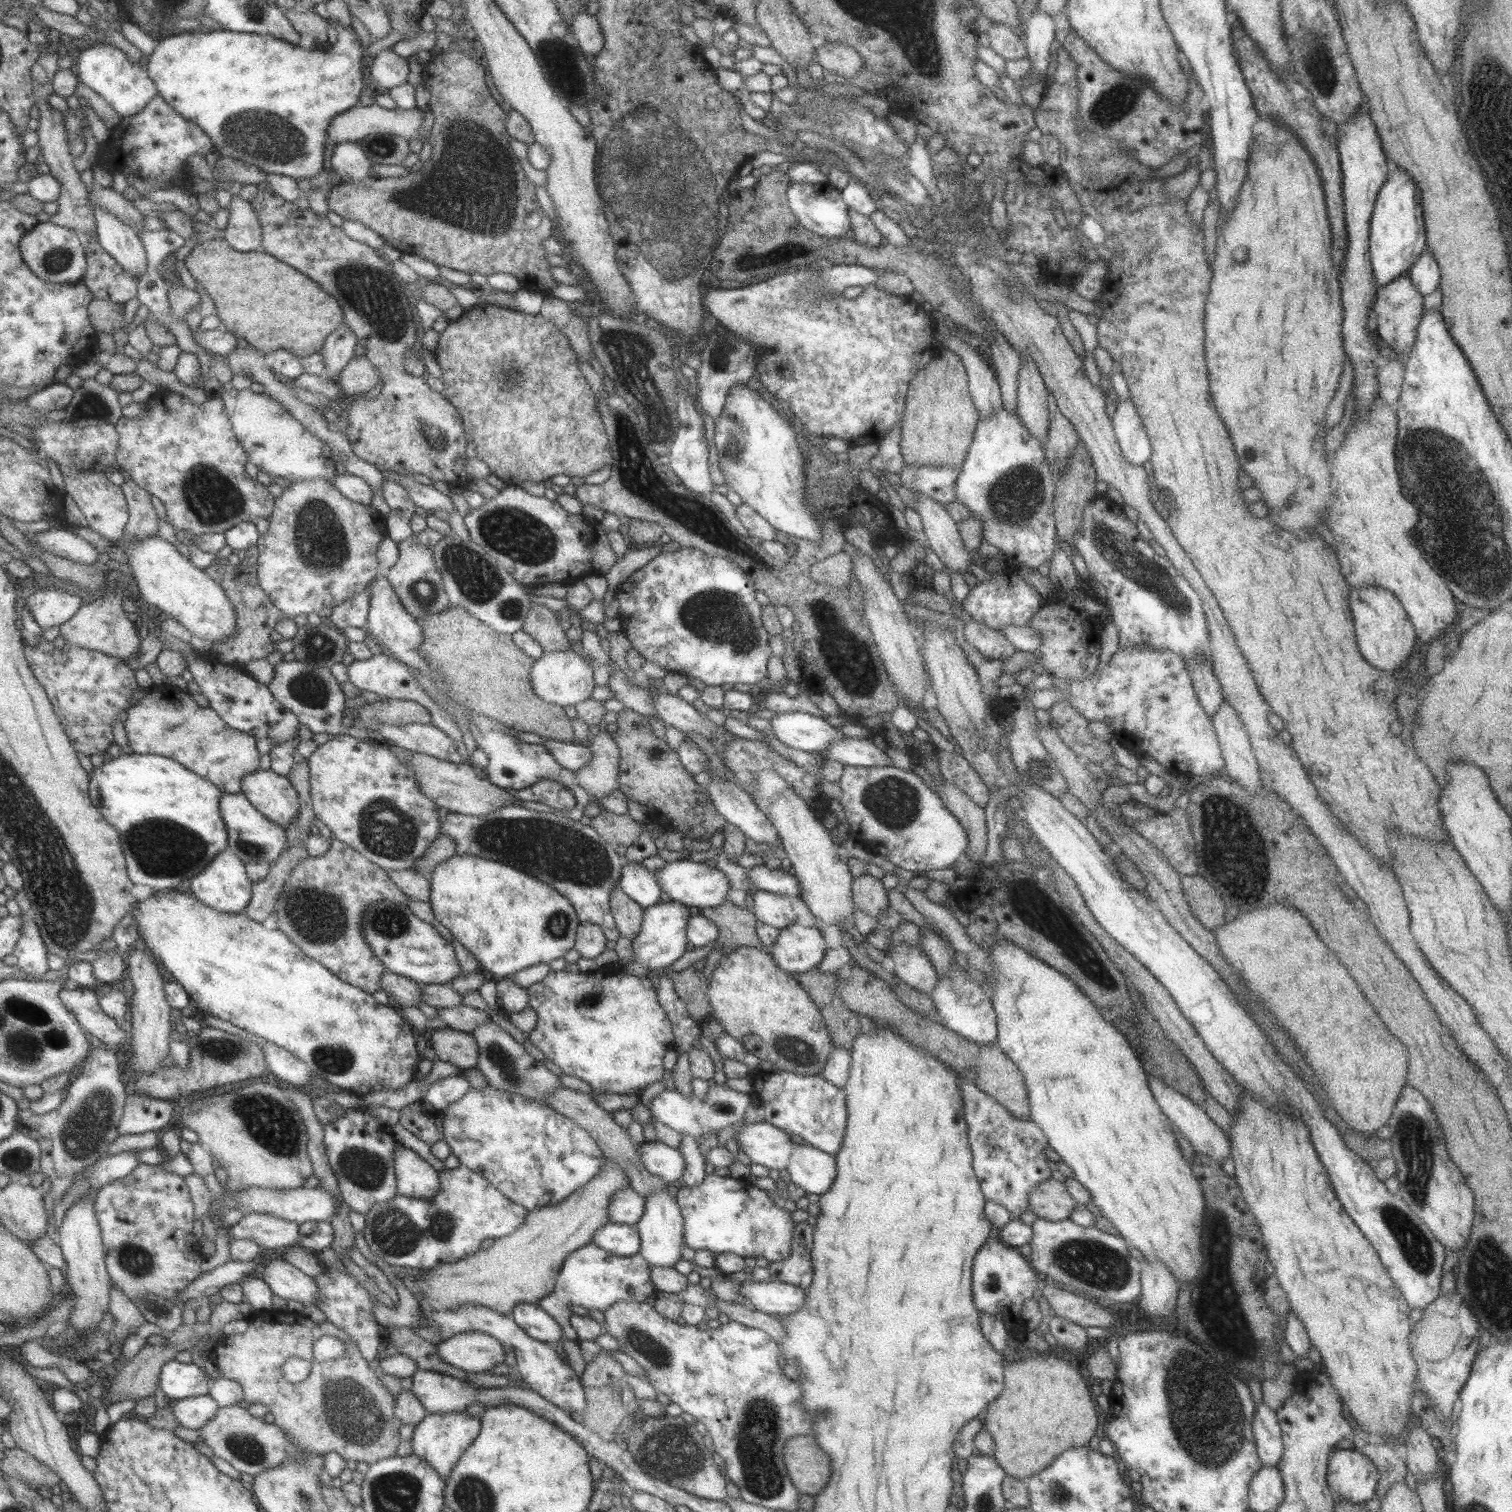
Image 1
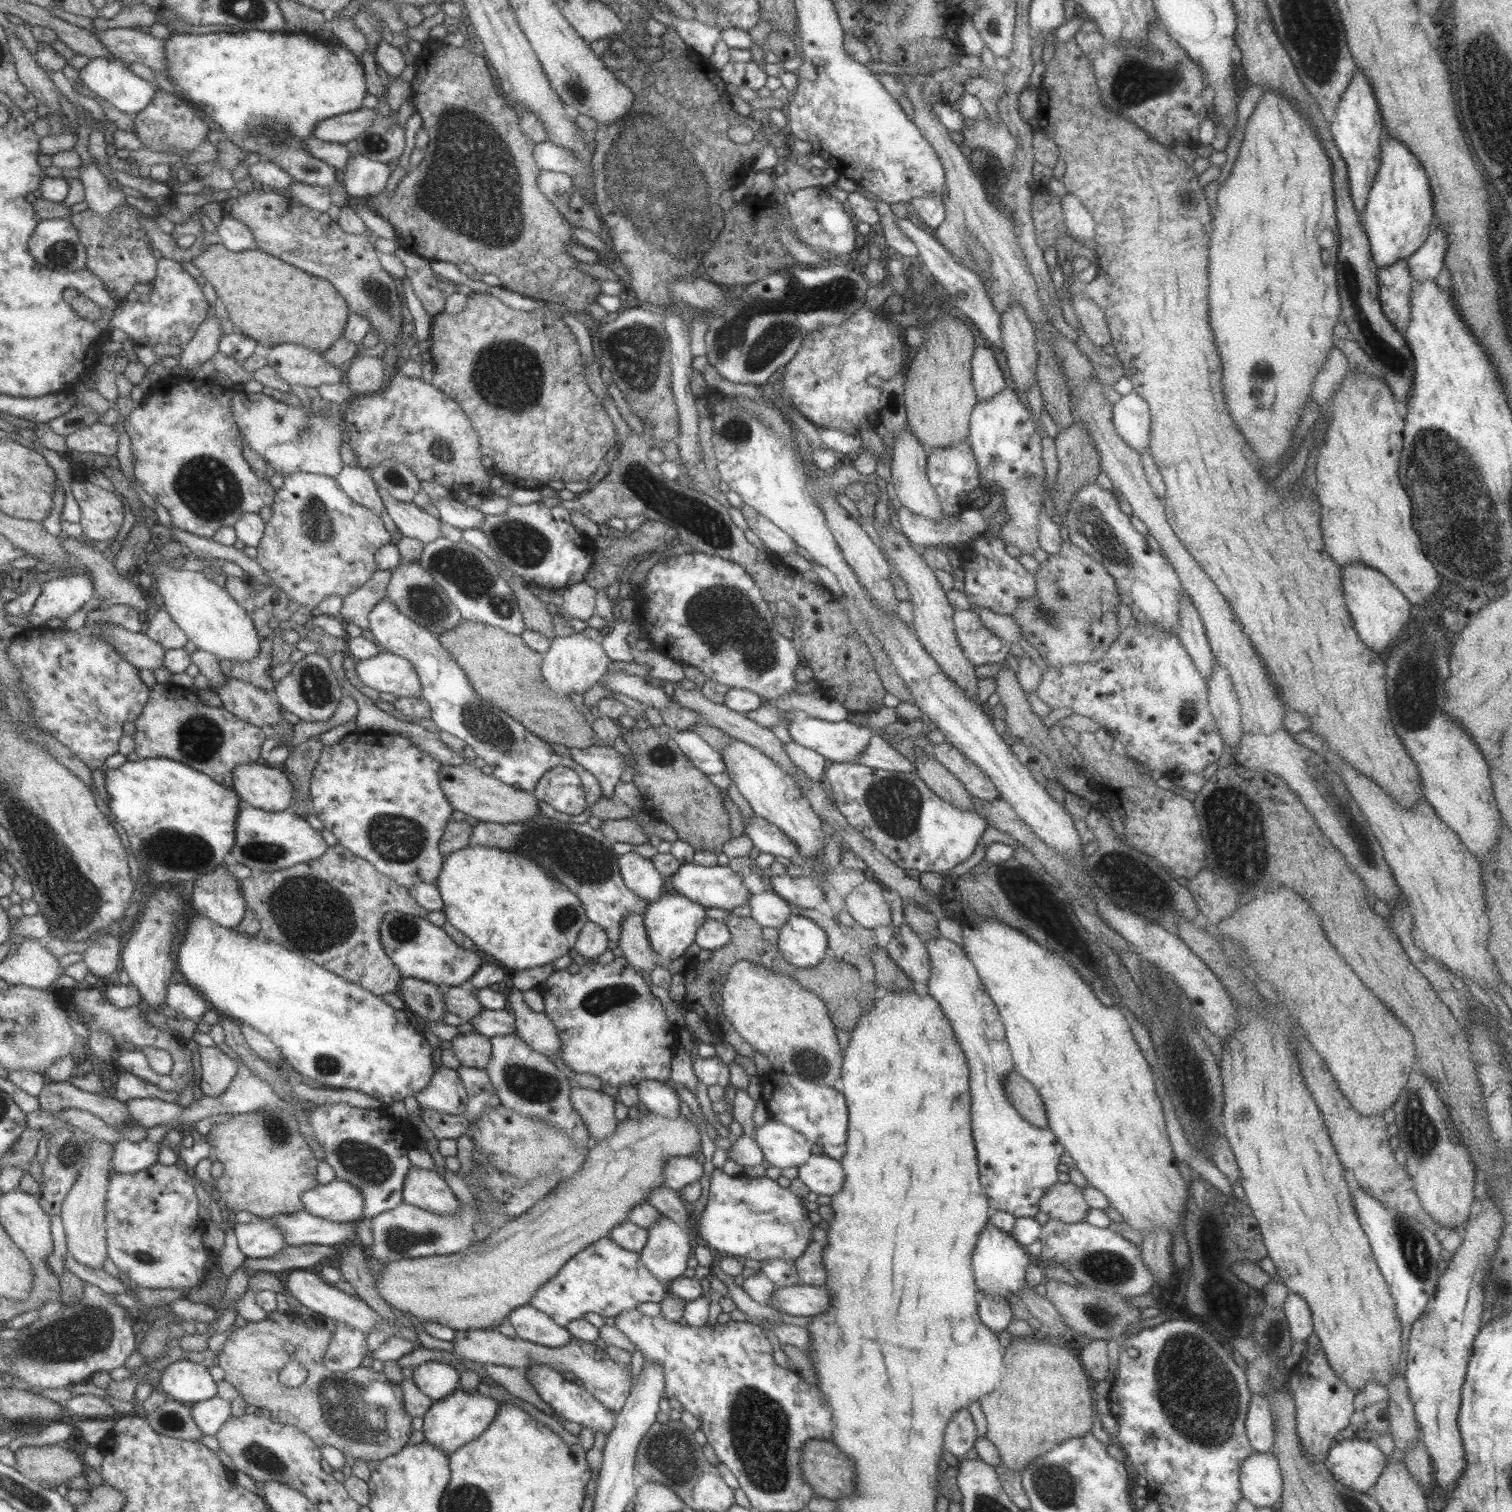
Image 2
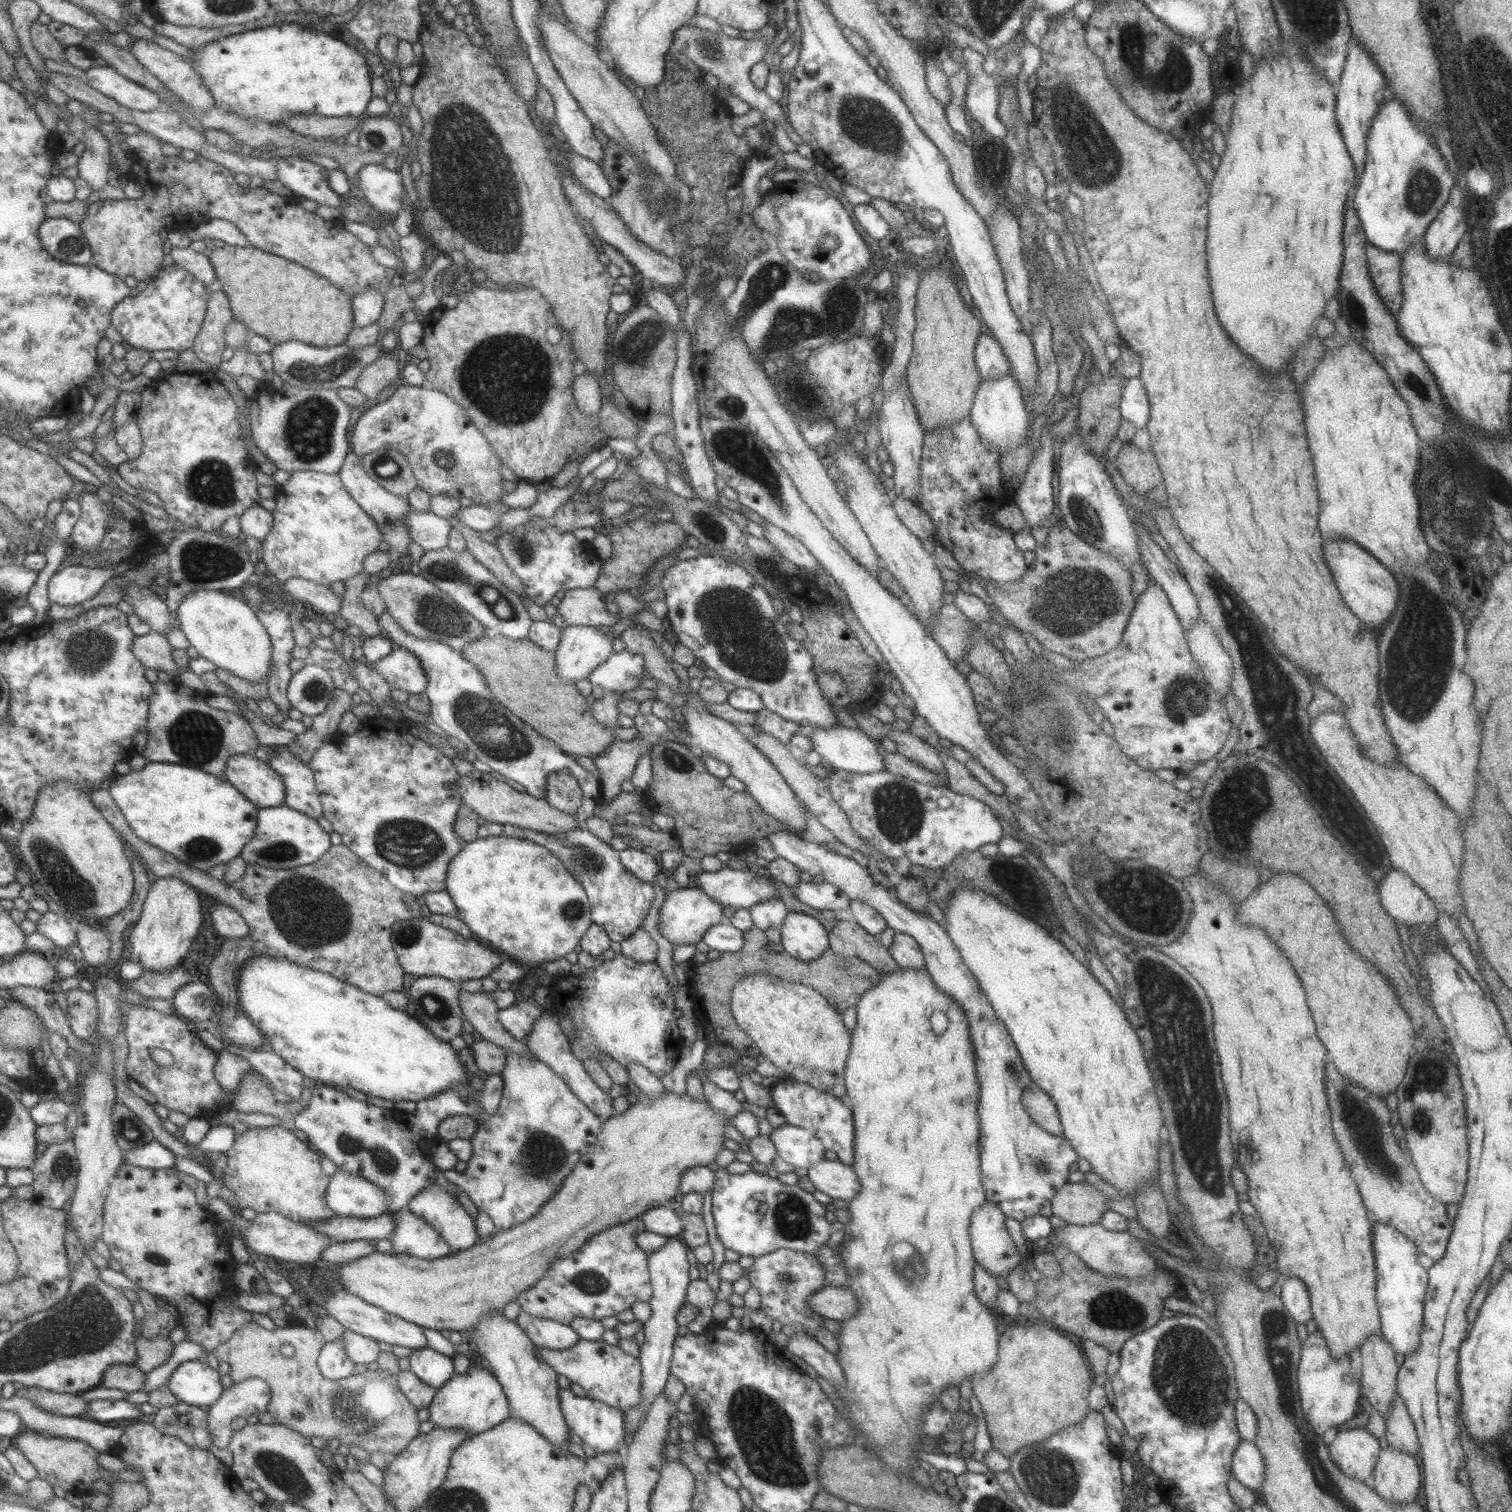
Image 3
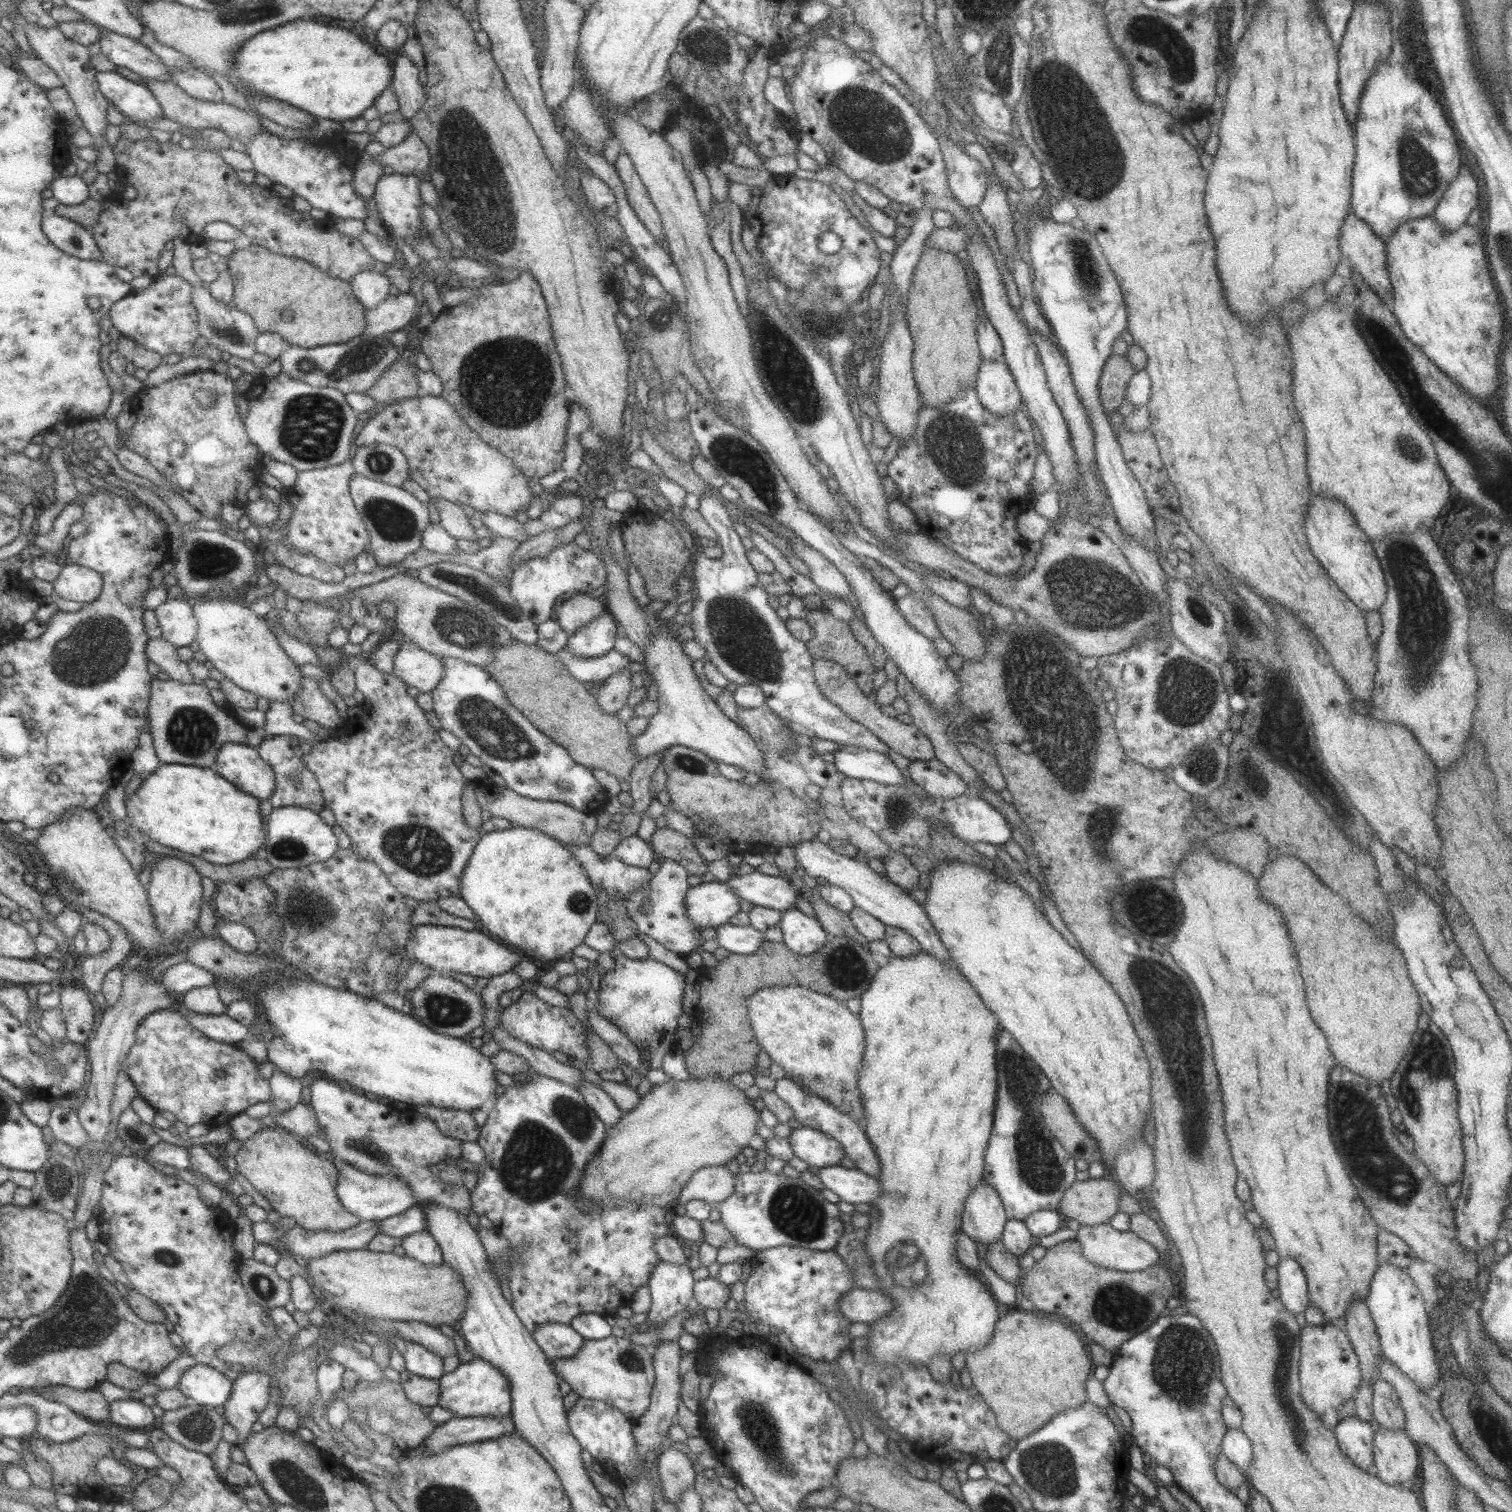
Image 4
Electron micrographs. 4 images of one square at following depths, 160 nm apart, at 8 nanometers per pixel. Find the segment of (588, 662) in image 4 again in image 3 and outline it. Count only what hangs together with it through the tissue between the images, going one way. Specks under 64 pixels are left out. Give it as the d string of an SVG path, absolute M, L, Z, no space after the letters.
M624 650L611 653L603 664L596 666L587 680L593 686L599 686L605 694L635 691L640 679L645 677L644 660L641 654Z

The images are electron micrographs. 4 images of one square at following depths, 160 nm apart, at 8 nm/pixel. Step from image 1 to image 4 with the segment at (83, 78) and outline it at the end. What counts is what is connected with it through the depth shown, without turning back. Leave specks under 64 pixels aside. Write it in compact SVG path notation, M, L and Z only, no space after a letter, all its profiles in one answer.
M99 72L101 93L133 122L163 120L157 96L143 82L133 82L117 72Z

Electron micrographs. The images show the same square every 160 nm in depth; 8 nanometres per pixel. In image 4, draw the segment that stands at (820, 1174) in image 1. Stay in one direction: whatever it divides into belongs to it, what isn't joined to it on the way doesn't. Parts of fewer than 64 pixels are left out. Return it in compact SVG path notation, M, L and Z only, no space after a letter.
M829 1166L819 1169L818 1174L823 1188L831 1190L839 1200L849 1204L874 1201L881 1192L877 1179L856 1169L843 1166Z

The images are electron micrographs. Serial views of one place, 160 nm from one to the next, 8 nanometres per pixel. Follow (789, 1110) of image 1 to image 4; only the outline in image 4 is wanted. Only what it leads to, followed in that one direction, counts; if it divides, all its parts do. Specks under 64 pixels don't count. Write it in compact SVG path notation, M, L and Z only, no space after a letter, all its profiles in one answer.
M785 1076L775 1082L775 1089L772 1092L792 1110L792 1118L797 1120L802 1127L820 1130L823 1134L836 1140L843 1149L845 1157L855 1164L856 1170L876 1178L881 1172L881 1165L879 1165L879 1159L877 1159L871 1143L867 1140L864 1130L857 1126L857 1123L850 1116L834 1109L823 1098L805 1091L803 1086Z

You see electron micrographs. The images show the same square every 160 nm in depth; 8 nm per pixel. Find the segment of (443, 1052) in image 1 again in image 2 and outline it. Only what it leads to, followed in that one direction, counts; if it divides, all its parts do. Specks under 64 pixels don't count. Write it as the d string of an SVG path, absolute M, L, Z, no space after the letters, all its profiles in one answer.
M458 1033L451 1040L449 1051L462 1066L468 1068L484 1069L489 1062L491 1043L487 1037L476 1033Z

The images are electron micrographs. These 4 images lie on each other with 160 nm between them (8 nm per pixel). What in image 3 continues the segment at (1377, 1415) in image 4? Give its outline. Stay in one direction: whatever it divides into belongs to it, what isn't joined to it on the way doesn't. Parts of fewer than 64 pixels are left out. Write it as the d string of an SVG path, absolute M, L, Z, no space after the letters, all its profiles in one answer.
M1396 1394L1386 1420L1386 1441L1393 1450L1400 1450L1415 1457L1420 1448L1413 1421L1408 1415L1406 1406Z

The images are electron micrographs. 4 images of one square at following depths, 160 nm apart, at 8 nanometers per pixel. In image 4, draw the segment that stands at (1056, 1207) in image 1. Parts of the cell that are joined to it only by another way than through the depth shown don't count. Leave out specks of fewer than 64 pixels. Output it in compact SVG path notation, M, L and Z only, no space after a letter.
M1106 1176L1073 1181L1062 1194L1057 1211L1080 1225L1108 1223L1121 1207L1120 1188L1119 1183Z

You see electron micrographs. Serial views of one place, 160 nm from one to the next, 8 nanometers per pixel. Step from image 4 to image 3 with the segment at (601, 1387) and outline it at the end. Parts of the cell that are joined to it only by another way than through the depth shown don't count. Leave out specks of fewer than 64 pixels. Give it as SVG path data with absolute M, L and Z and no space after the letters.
M579 1339L565 1350L551 1350L537 1347L536 1355L549 1365L558 1375L565 1376L573 1384L585 1390L587 1398L604 1402L607 1406L622 1411L640 1401L641 1371L640 1362L635 1354L625 1354L617 1345L609 1345L599 1340Z

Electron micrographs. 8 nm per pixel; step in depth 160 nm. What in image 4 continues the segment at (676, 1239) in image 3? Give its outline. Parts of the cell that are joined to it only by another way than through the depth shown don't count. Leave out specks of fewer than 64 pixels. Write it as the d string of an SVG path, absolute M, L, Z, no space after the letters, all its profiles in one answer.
M661 1260L652 1268L646 1284L651 1300L649 1311L646 1312L649 1327L658 1328L668 1318L692 1305L695 1280L691 1277L691 1271L686 1264Z

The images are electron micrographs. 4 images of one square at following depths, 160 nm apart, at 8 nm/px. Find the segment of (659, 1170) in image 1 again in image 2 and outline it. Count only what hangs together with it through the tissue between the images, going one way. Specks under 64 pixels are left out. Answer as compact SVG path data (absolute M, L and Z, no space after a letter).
M679 1156L669 1158L663 1164L662 1184L674 1191L680 1190L683 1186L699 1180L703 1174L702 1165L690 1156Z

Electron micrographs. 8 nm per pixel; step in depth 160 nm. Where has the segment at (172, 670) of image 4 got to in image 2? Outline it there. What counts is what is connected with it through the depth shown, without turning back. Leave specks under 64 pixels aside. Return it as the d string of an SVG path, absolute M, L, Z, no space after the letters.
M113 622L100 626L106 640L112 642L112 645L135 666L155 670L164 664L164 647L149 638L147 633L132 632Z

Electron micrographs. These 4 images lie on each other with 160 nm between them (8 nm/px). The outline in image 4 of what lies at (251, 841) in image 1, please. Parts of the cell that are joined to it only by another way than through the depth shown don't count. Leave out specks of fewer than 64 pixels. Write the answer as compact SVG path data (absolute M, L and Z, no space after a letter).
M299 806L272 807L267 818L267 835L260 857L273 869L299 868L328 859L337 847L332 828L323 823L318 813Z

